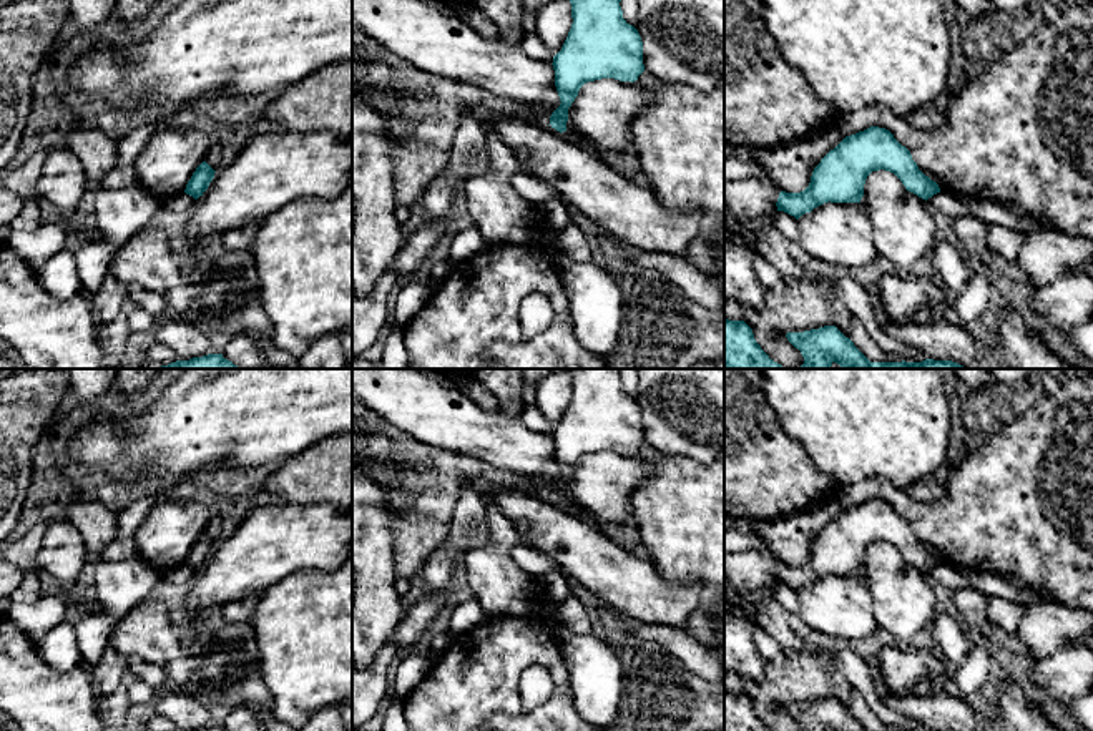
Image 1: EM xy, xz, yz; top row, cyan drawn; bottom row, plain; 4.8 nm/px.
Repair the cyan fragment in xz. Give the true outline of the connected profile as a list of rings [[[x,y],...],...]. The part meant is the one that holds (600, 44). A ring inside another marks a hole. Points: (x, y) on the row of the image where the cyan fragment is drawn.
[[[570,0],[573,23],[551,63],[561,103],[550,125],[560,133],[566,131],[568,108],[585,83],[601,78],[633,83],[645,71],[641,37],[623,18],[620,2]]]

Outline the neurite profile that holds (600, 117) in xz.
[[[601,78],[585,83],[568,108],[566,130],[576,143],[595,151],[633,148],[630,126],[651,103],[651,95],[631,81]]]

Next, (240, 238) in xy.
[[[246,223],[239,228],[229,229],[221,236],[224,249],[229,251],[238,251],[238,249],[249,249],[254,236],[259,229],[257,223]]]

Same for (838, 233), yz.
[[[824,203],[797,219],[799,244],[839,271],[865,267],[879,258],[872,221],[862,203]]]

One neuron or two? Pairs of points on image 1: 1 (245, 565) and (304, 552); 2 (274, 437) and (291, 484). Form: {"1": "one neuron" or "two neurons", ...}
{"1": "one neuron", "2": "two neurons"}

